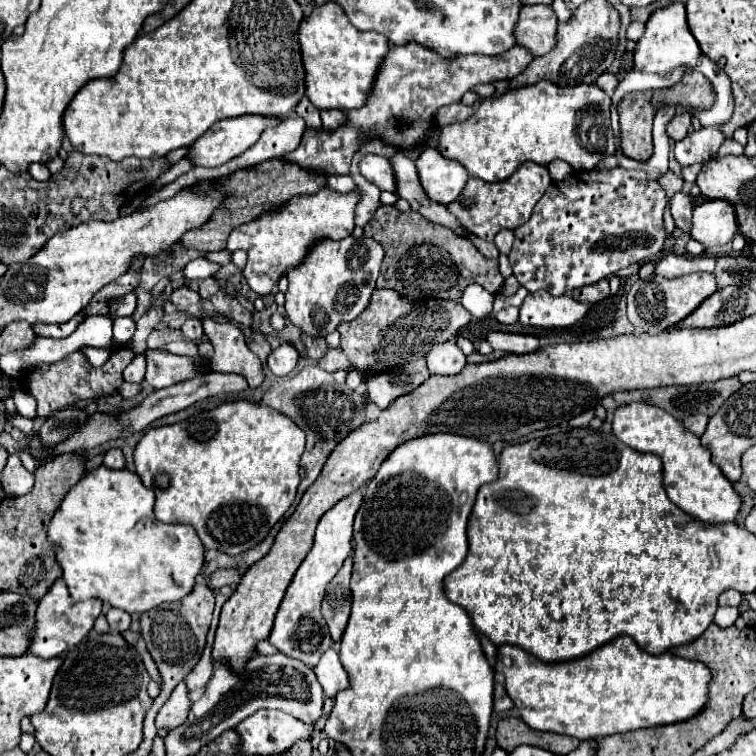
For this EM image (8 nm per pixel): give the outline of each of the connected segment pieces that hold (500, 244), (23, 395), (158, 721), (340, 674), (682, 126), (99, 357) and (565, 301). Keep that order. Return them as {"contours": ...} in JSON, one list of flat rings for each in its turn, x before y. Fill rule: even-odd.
{"contours":[[[501,230,495,236,495,244,497,244,497,248,499,248,501,254,509,254,511,246,513,246,513,232,511,230]],[[21,386,13,392,13,400,15,400,15,408,17,408,17,412,21,416,31,418,31,420,37,416,37,412,35,412,35,398,31,394,27,394]],[[179,682,175,686,175,690,171,692,169,700,161,706,161,710,155,718,155,726,167,728,167,730,181,726,189,714,189,708,191,708,191,704,187,698,187,686,185,686,185,682]],[[329,648,329,652,325,652,325,656,319,660,319,664,315,666,315,674,317,674,319,684,323,686,325,696,329,696,329,698,333,698,335,692,349,686,347,672,341,666,337,650,333,650,333,648]],[[681,114,681,116,677,116,677,118,669,124,667,134,669,134,669,138,673,138,675,142,679,142,679,140,683,140,683,138,687,136,689,126,691,126,691,114]],[[85,348,83,354,87,356,87,360,93,364,93,366,101,366,105,364,105,360,109,358,109,350,99,350,99,348]],[[545,290,527,294,519,308,519,322,535,328,567,328,579,322,587,306,571,296,553,296]]]}

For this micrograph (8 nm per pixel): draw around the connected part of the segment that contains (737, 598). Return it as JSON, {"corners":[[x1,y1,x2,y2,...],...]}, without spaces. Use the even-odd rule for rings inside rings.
{"corners":[[727,590,719,596,719,606,741,606,743,596,737,590]]}

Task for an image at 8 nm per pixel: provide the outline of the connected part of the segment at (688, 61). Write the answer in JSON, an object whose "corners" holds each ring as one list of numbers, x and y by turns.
{"corners":[[673,2,667,8,655,10,645,26,647,26,647,30,639,38,637,48,635,48,635,66,639,70,659,74,661,78,669,78,669,74,675,68,685,68,685,70,695,68,695,64,701,56,701,50,699,50,697,40,693,38,693,34,689,32,687,18,685,18,685,6,681,2]]}

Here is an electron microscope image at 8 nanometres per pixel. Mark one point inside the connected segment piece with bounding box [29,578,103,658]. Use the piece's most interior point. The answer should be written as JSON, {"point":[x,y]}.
{"point":[60,625]}

